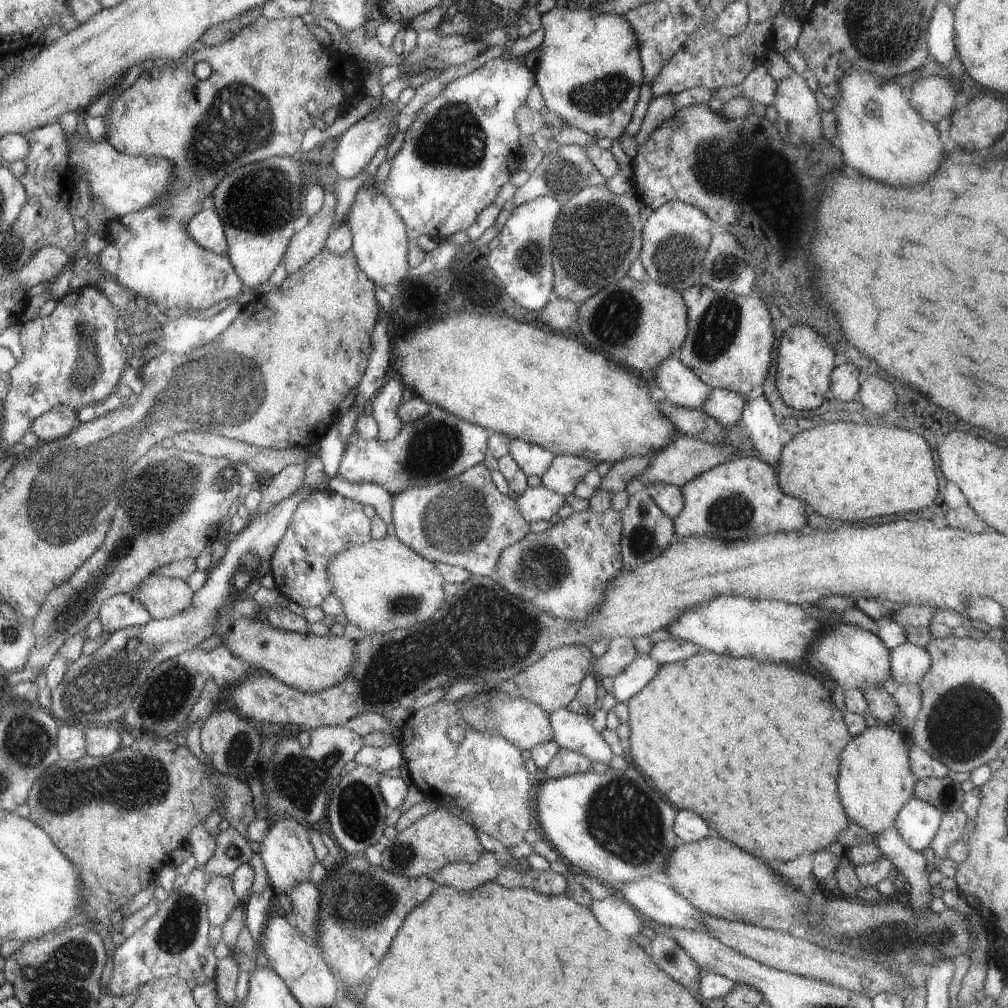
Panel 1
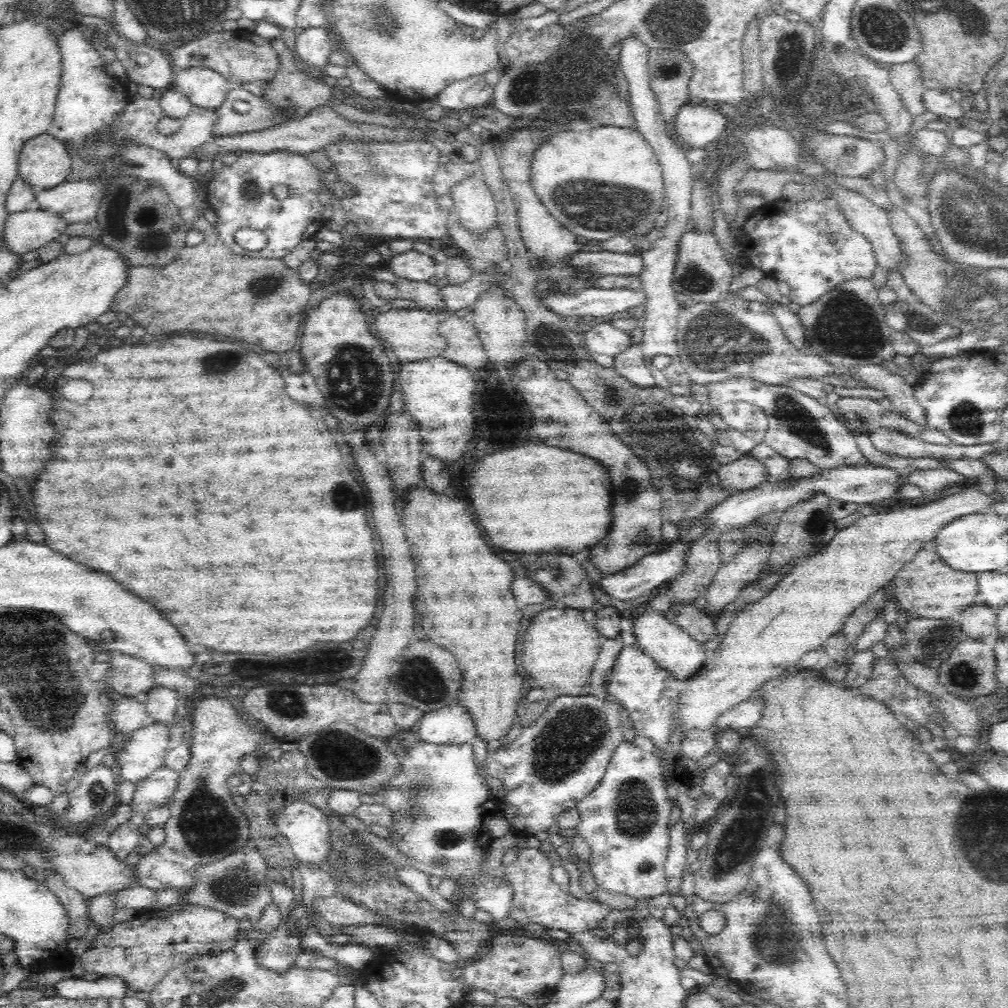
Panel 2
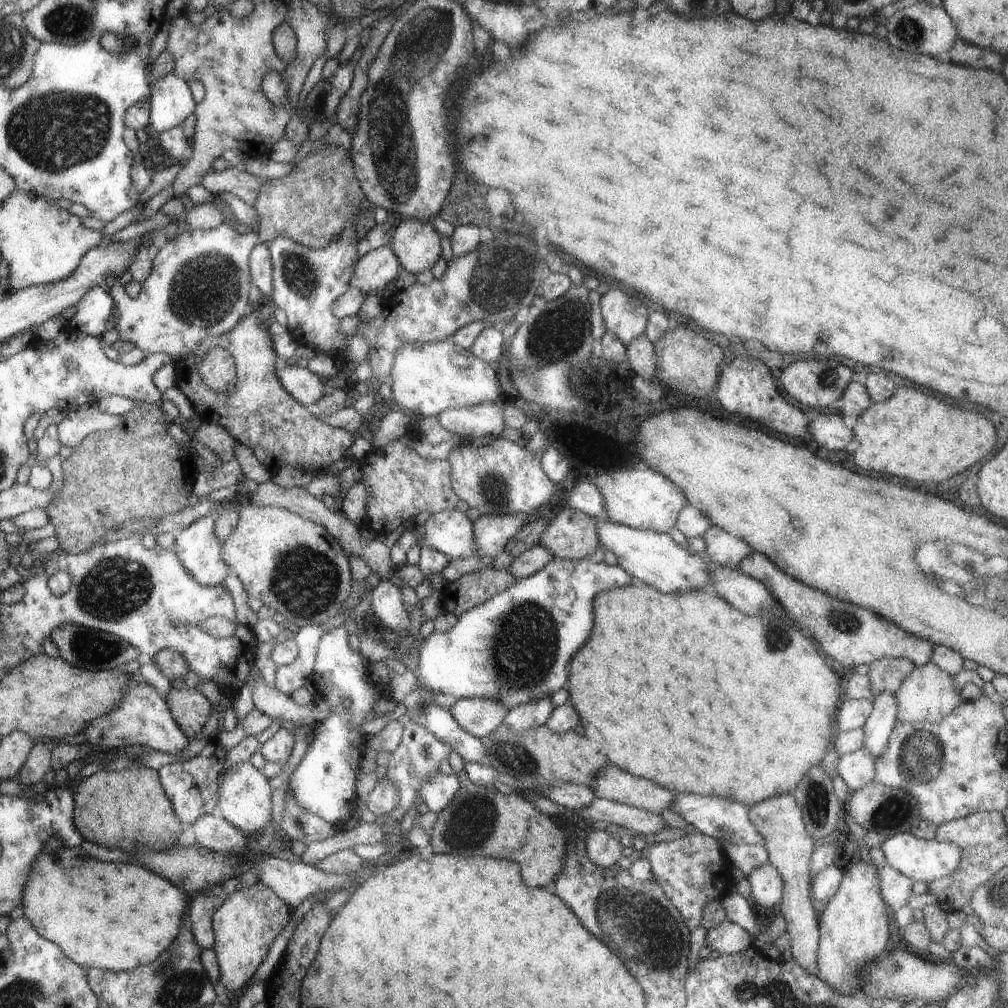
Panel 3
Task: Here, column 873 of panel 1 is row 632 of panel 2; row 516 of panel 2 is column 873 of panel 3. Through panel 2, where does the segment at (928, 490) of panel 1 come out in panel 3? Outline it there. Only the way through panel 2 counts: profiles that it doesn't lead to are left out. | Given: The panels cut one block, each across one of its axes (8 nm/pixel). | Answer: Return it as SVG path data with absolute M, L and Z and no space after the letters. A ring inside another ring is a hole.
M901 386L895 396L879 404L869 403L864 412L850 422L852 444L859 444L851 454L853 464L915 484L939 484L959 470L963 472L995 444L995 430L987 418L961 410L957 406L943 404L941 400L927 396L915 388Z

